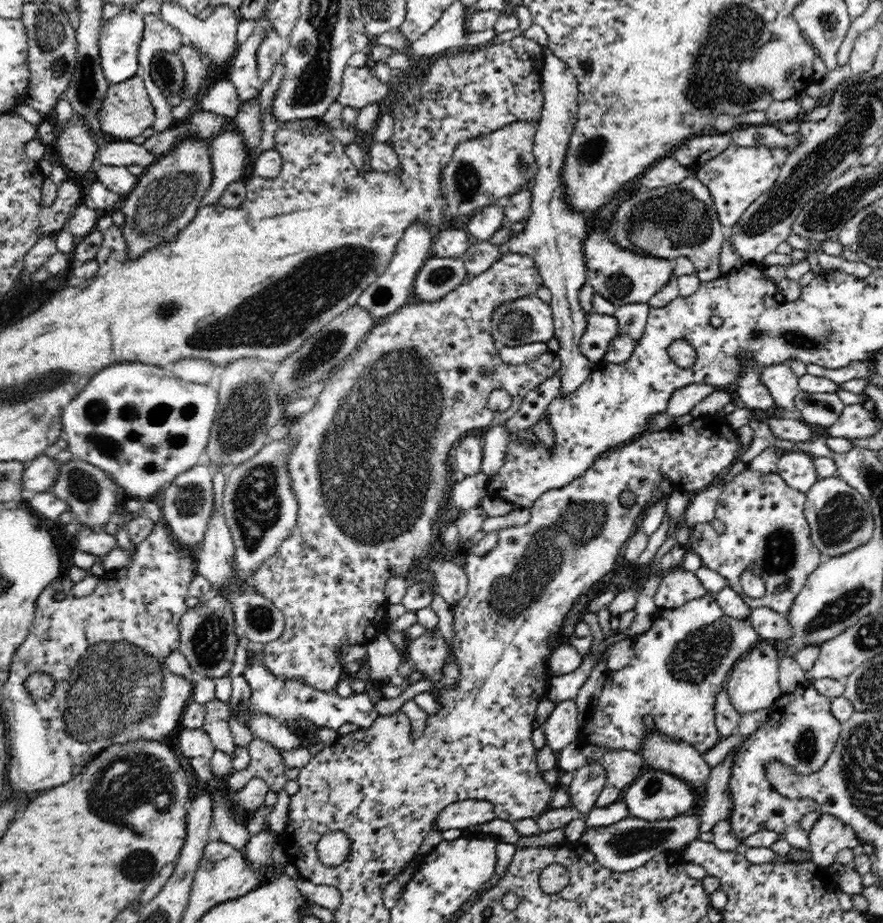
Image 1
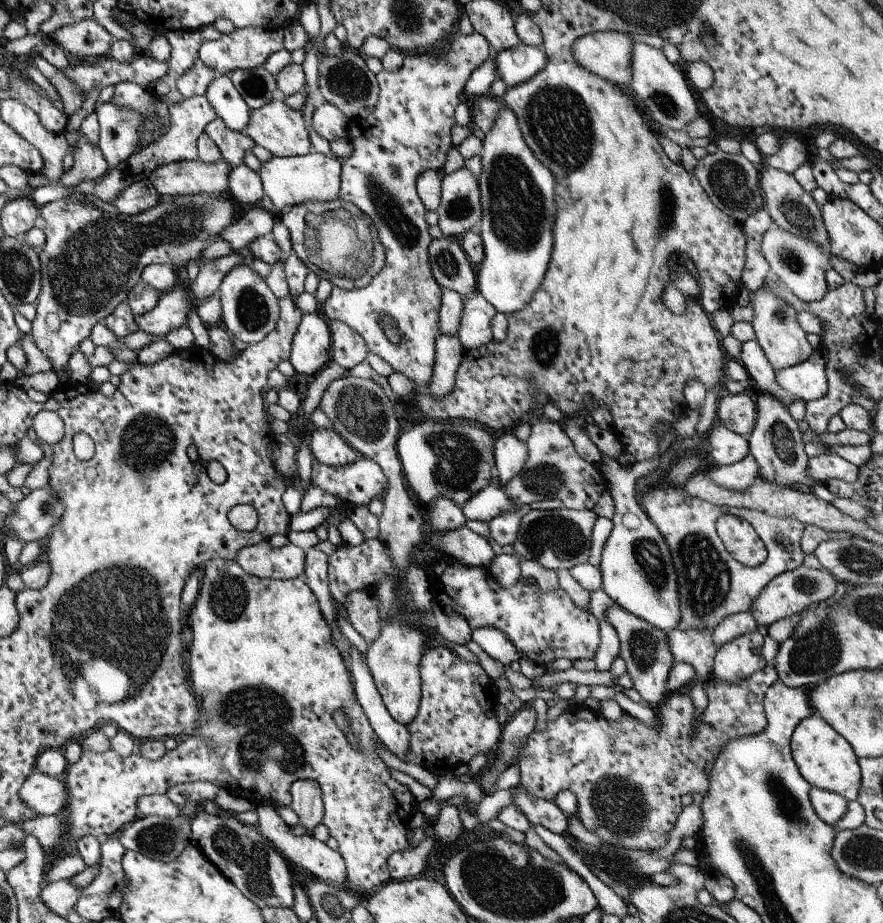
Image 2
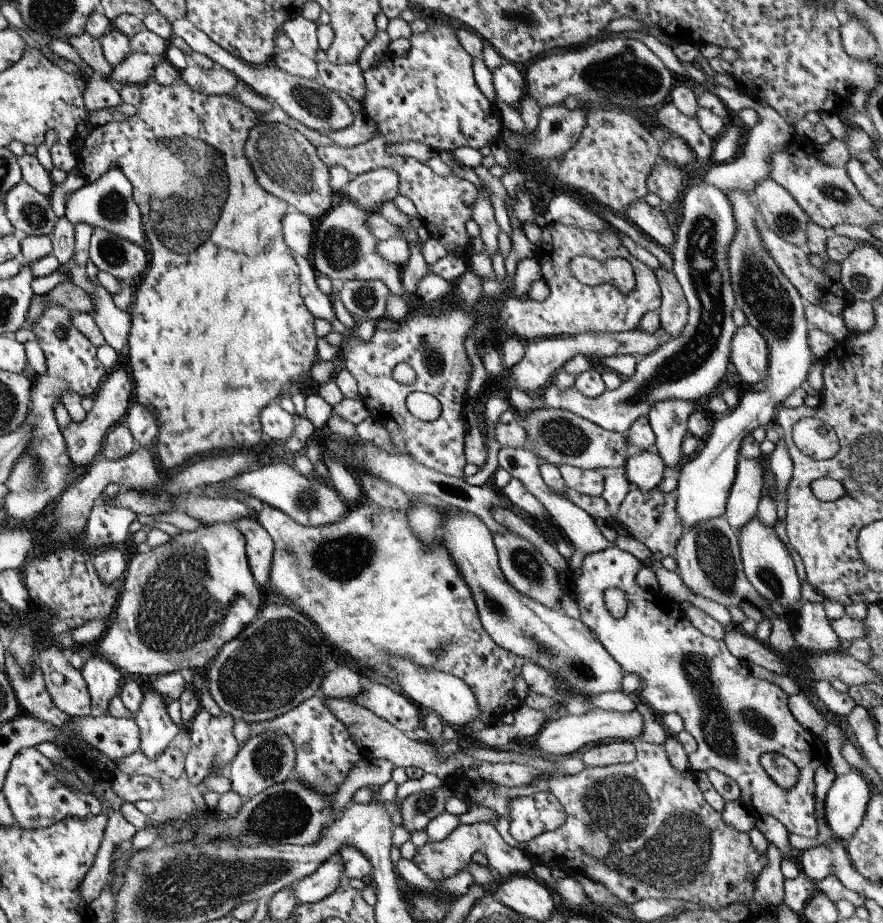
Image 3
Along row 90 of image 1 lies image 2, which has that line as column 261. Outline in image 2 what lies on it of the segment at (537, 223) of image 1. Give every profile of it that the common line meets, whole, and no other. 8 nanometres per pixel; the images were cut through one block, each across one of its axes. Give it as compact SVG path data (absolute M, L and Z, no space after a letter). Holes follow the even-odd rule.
M262 541L237 550L233 562L256 578L291 580L302 578L305 552L290 543L281 548L273 548L267 541Z

